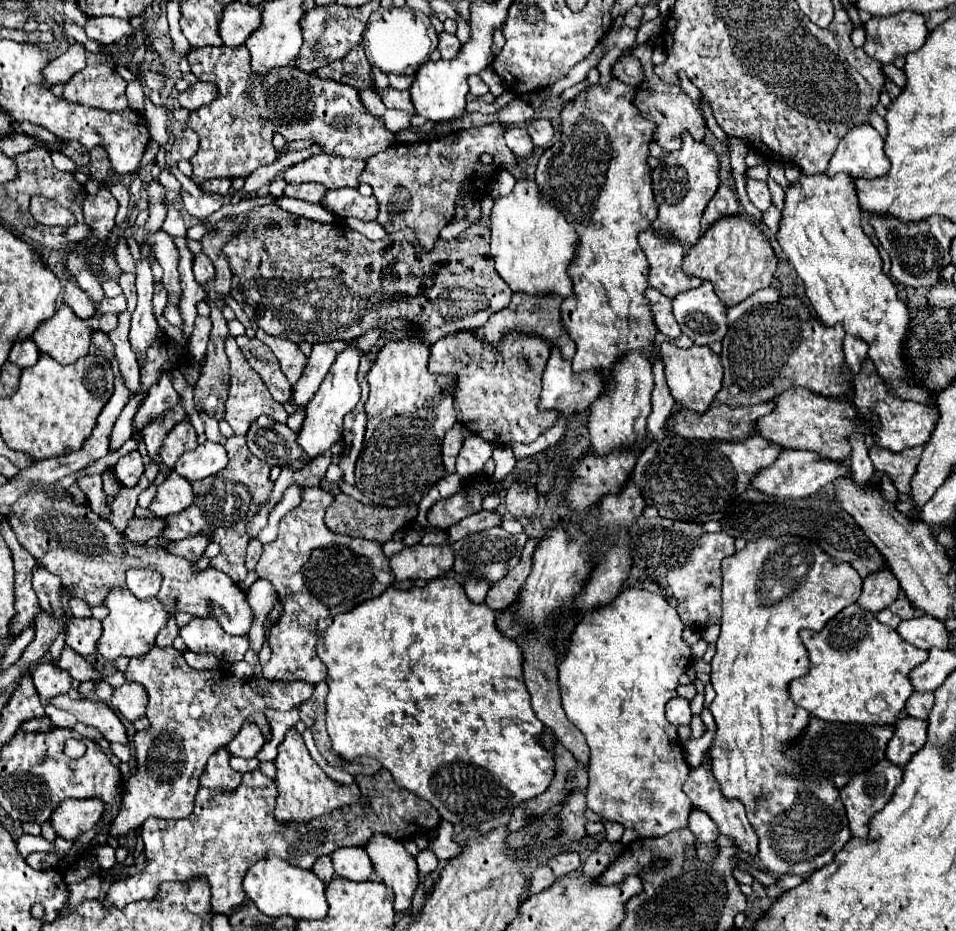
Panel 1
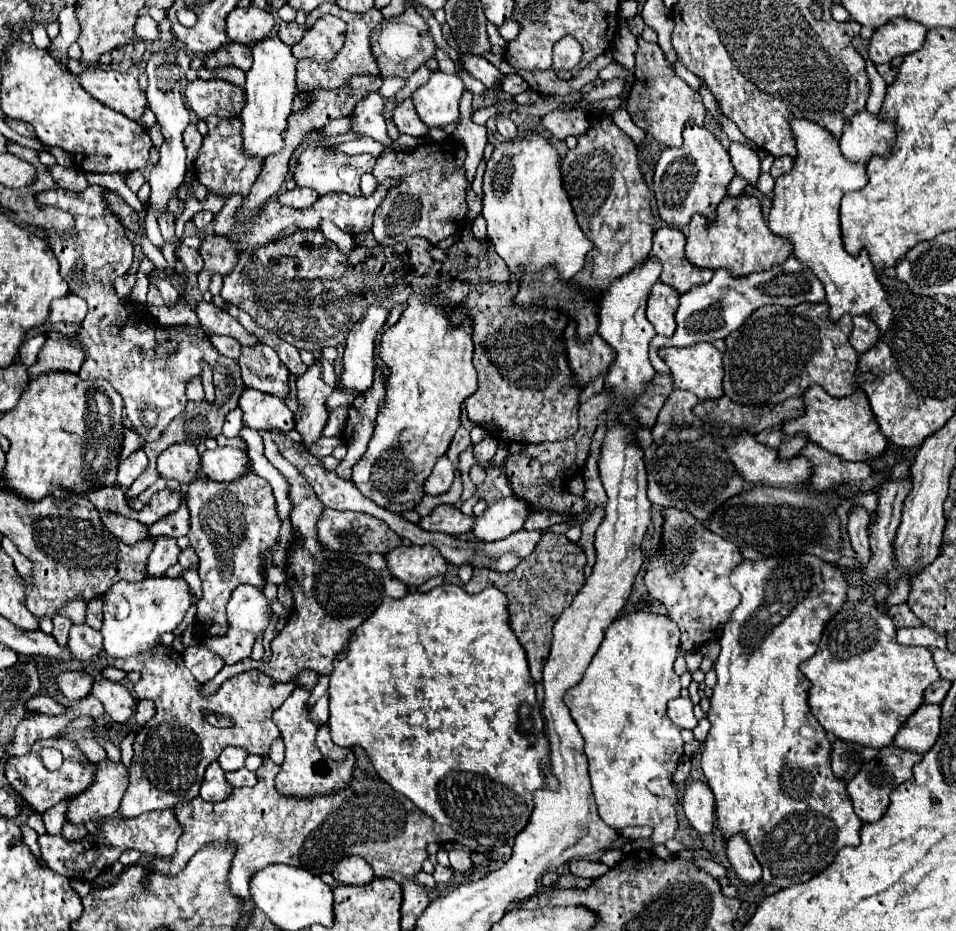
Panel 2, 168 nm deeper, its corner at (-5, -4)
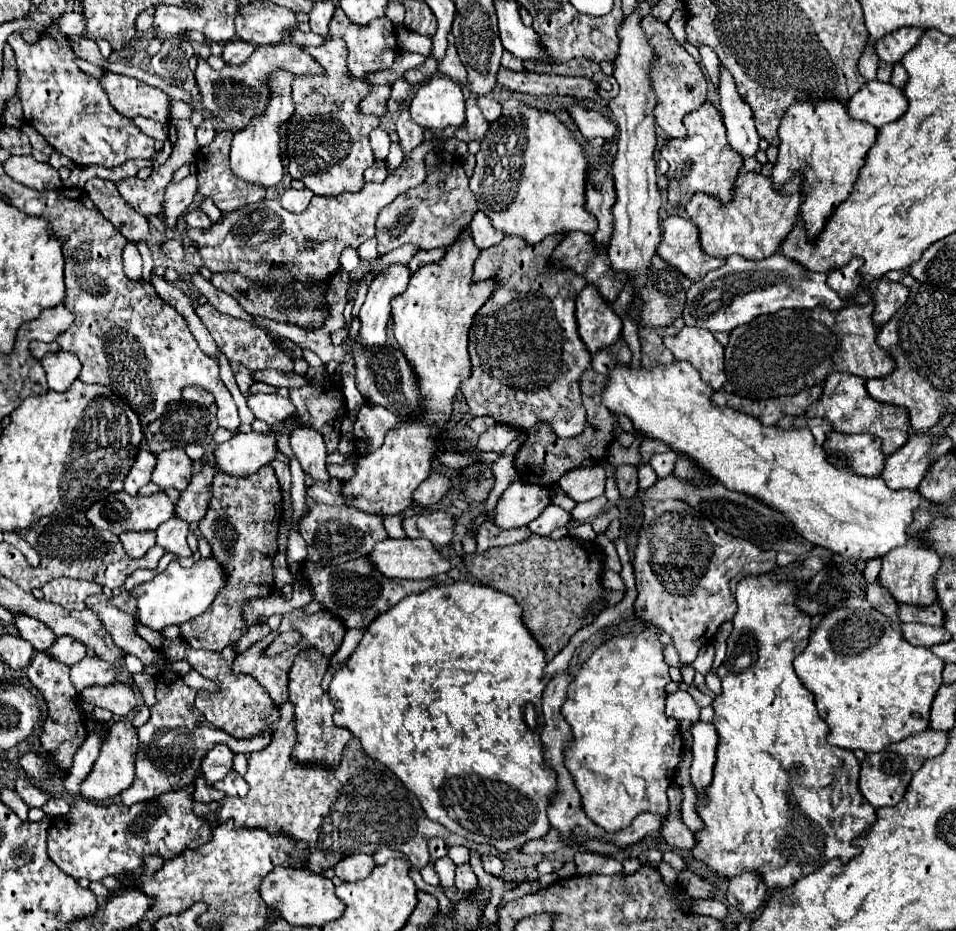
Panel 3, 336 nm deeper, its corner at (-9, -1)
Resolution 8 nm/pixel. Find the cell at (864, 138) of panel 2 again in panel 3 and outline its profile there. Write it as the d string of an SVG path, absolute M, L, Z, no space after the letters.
M873 80L865 84L847 104L847 112L853 120L869 122L881 128L887 122L899 120L907 110L907 98L901 88Z

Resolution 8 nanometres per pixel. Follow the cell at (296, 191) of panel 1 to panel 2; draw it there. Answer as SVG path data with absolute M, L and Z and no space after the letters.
M295 187L293 191L285 191L279 195L279 203L293 207L293 209L307 209L315 203L319 195L315 195L315 191L307 189L307 187Z

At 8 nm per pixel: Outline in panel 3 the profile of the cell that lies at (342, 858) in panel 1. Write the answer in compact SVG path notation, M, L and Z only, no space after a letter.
M353 854L353 856L343 858L333 870L335 870L335 876L341 878L343 882L357 882L357 880L367 878L373 868L375 868L375 862L371 856Z

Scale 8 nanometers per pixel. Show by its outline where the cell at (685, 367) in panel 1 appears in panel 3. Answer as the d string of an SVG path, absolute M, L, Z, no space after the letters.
M683 328L675 338L665 338L663 344L671 350L675 360L691 362L707 386L721 390L725 384L723 346L715 336L703 328Z

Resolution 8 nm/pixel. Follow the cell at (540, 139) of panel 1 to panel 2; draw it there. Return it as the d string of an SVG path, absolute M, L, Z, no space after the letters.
M565 109L549 111L541 119L541 123L557 139L565 139L569 135L579 137L591 127L587 111L565 111Z

